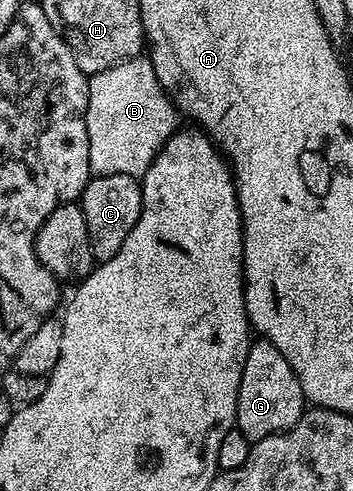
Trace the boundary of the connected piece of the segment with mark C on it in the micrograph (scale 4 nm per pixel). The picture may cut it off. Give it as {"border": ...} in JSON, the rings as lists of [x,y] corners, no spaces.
{"border":[[[114,173],[89,178],[79,197],[80,208],[86,217],[86,229],[90,237],[90,249],[97,264],[110,261],[122,249],[122,241],[130,237],[130,229],[138,225],[142,213],[141,180],[135,175]]]}

